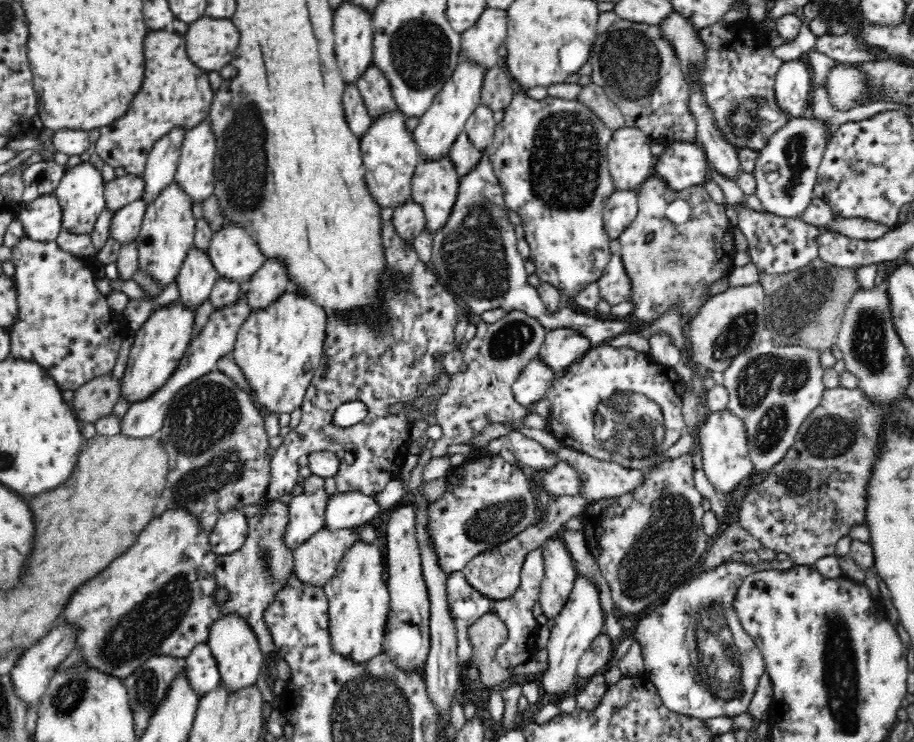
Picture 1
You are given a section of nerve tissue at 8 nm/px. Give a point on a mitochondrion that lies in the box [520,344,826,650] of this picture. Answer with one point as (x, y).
(670, 541)

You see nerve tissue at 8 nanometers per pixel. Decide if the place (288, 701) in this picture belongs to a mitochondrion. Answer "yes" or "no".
no

